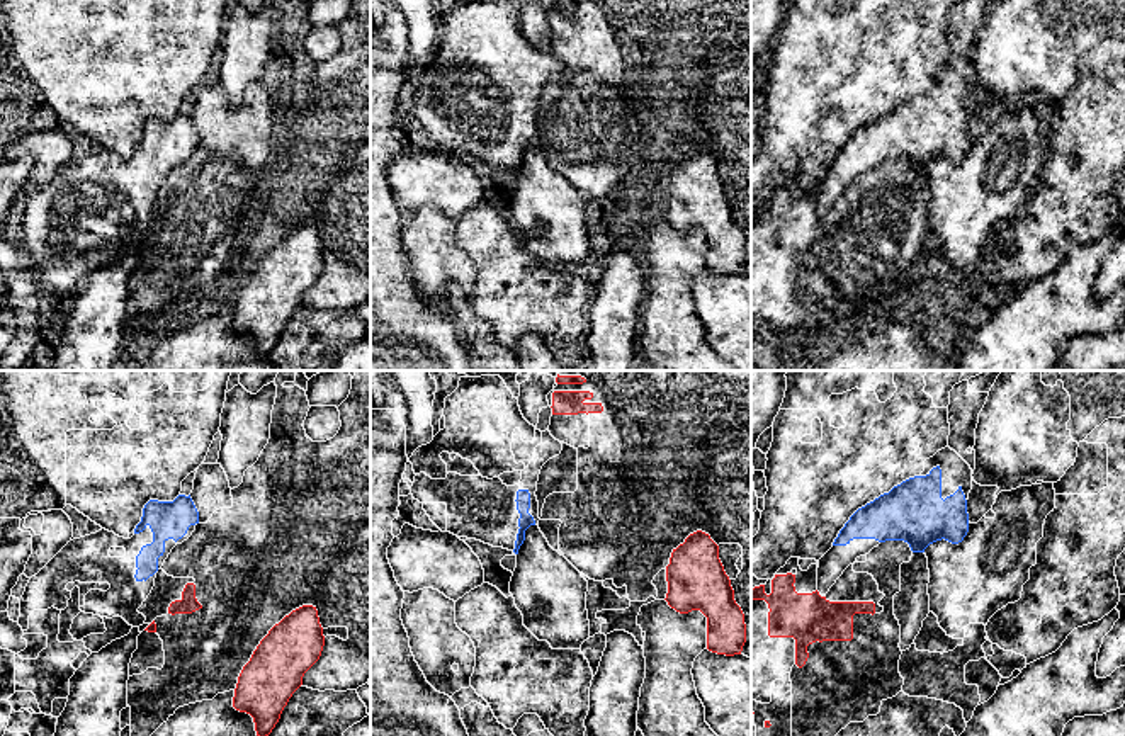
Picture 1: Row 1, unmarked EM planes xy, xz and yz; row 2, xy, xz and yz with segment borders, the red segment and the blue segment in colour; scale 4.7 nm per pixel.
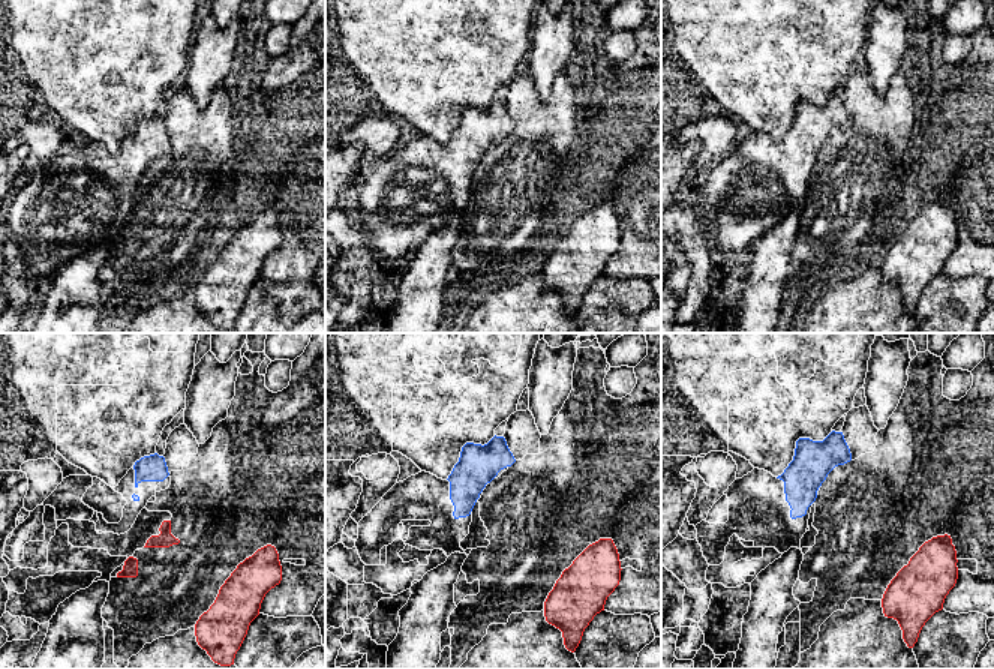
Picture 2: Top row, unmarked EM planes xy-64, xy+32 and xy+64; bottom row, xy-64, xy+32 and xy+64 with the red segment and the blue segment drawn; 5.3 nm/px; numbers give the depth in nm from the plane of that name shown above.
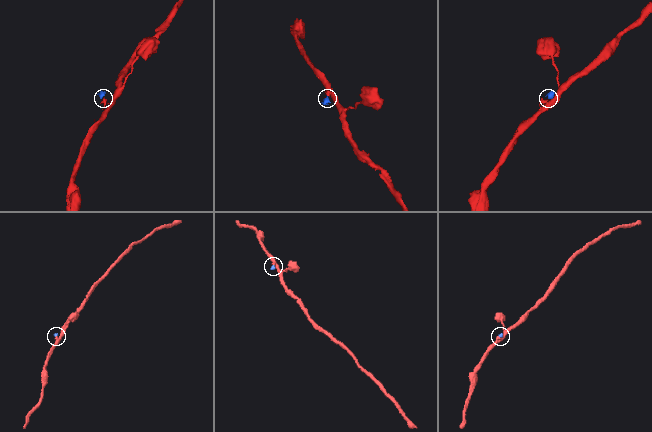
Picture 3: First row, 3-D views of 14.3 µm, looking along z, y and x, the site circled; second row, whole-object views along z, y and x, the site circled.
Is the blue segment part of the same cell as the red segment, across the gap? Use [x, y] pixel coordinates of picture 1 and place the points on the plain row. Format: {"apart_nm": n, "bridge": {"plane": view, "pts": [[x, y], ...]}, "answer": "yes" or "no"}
{"apart_nm": 150, "bridge": {"plane": "xy", "pts": [[186, 204], [157, 189]]}, "answer": "no"}

